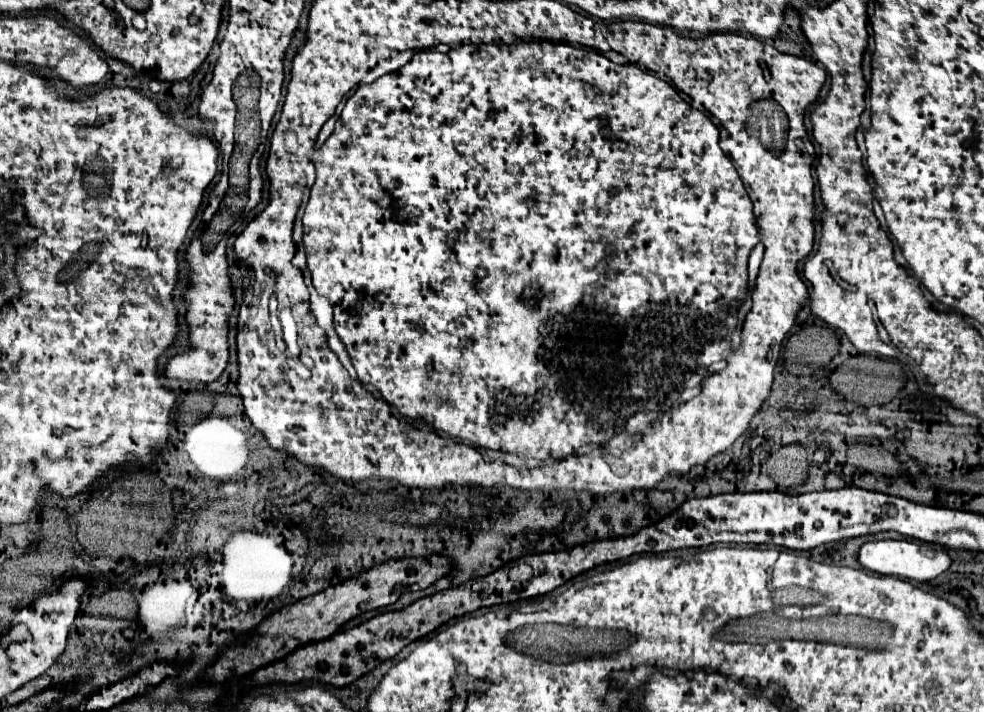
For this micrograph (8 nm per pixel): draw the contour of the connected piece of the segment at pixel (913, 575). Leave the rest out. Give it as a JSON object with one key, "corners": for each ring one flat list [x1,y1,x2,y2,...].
{"corners":[[888,539,888,541,870,541,866,545,862,545,860,553,858,553,858,561,862,567,880,573,880,575,898,575,904,579,914,579,914,581,930,581,934,577,938,577,940,573,944,573,952,559,948,555,946,549,940,551,926,551,924,547,920,547,918,543,912,541,896,541,896,539]]}

